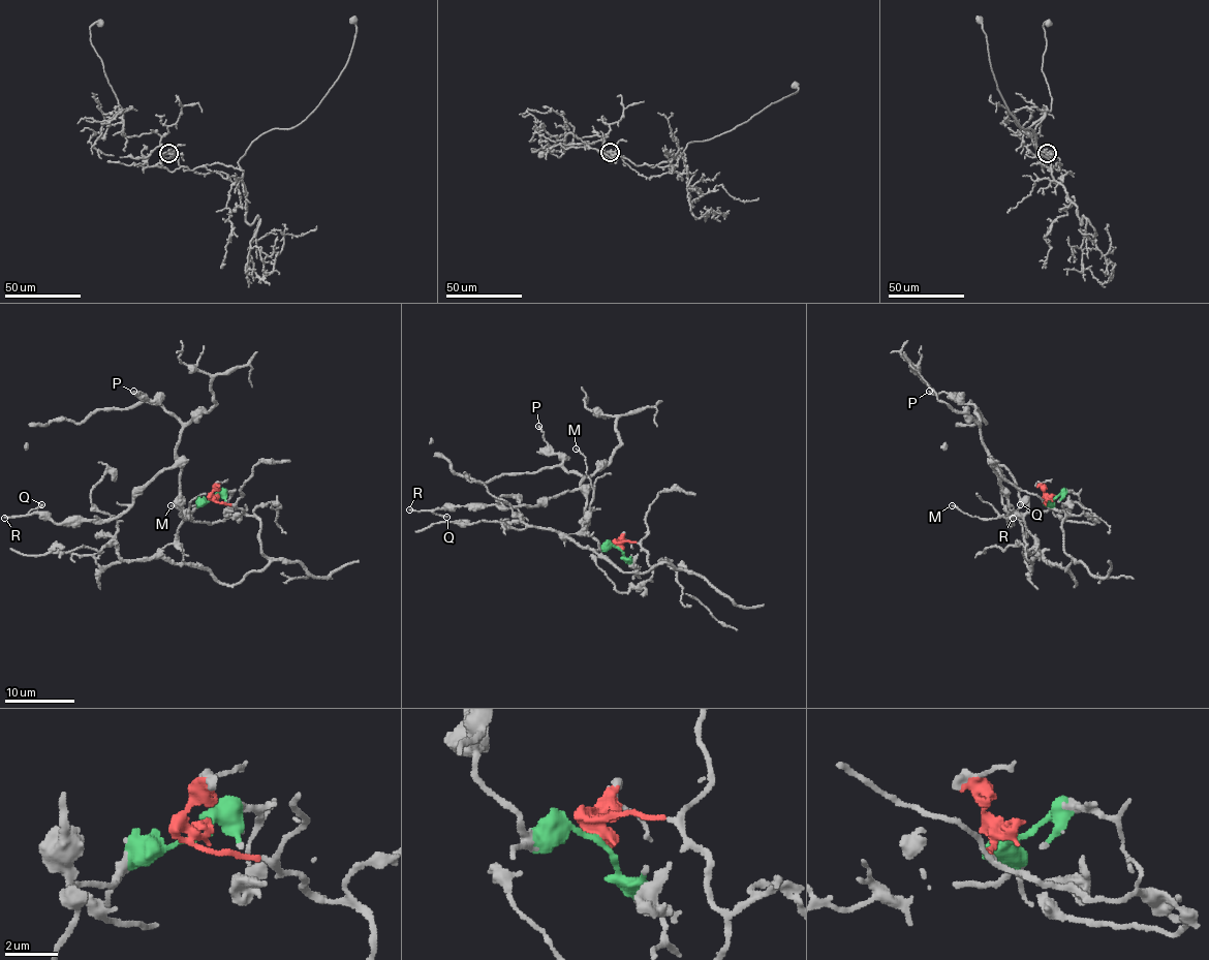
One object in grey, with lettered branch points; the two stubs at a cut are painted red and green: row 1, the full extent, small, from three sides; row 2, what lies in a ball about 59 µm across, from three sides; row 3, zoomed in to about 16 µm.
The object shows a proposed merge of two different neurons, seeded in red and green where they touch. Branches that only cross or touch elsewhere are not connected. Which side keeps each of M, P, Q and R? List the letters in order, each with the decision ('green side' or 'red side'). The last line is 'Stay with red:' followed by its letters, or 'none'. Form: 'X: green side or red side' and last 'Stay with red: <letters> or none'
M: green side
P: green side
Q: green side
R: green side
Stay with red: none

